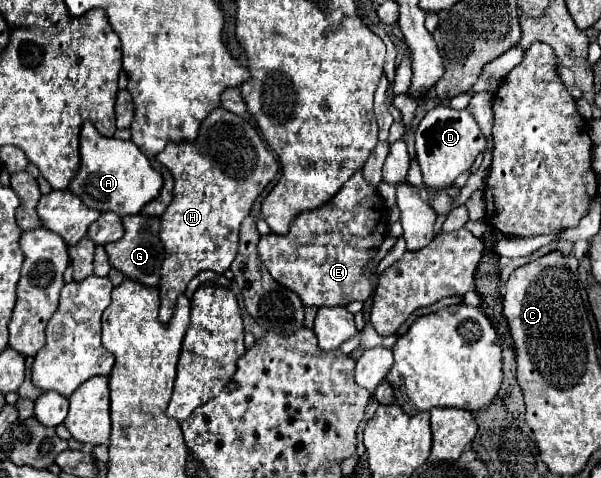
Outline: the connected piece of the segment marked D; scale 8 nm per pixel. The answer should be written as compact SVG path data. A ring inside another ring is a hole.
M437 105L419 123L415 131L415 147L425 185L433 191L441 191L467 171L481 151L485 151L485 137L467 109L457 111L447 105Z

